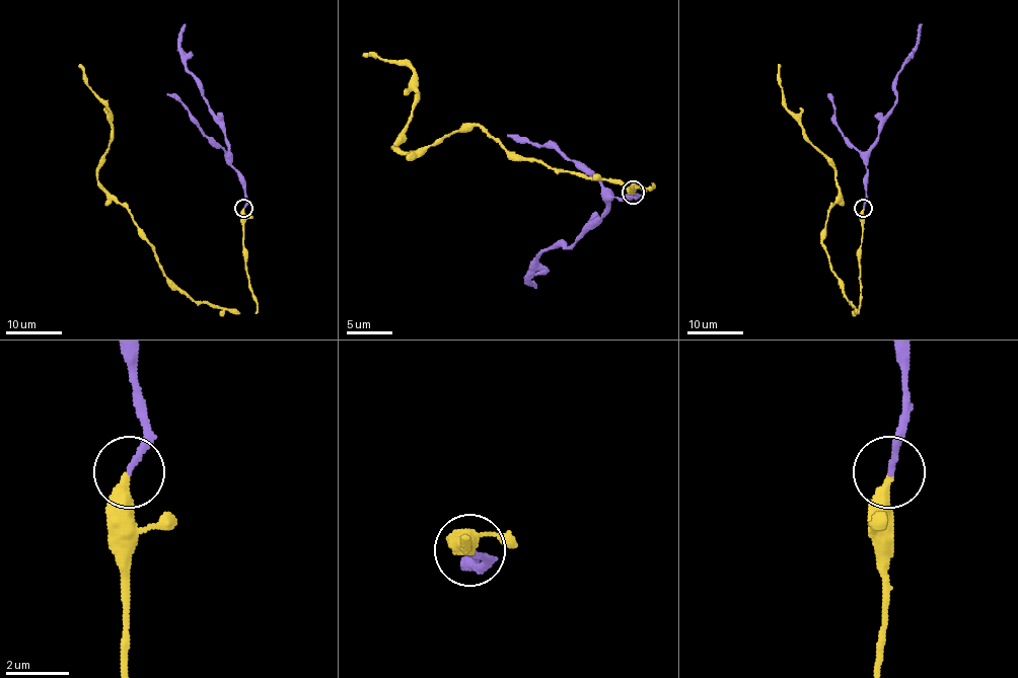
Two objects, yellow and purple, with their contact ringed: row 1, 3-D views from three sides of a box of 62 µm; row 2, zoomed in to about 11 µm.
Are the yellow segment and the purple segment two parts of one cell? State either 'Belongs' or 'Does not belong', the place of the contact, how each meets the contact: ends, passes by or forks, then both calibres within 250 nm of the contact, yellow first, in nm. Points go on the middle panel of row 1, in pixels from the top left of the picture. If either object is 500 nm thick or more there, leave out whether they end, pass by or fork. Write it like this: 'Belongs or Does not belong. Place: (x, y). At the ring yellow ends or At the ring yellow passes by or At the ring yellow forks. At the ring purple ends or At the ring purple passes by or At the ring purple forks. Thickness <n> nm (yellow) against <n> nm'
Belongs. Place: (633, 193). At the ring yellow ends. At the ring purple ends. Thickness 400 nm (yellow) against 180 nm

